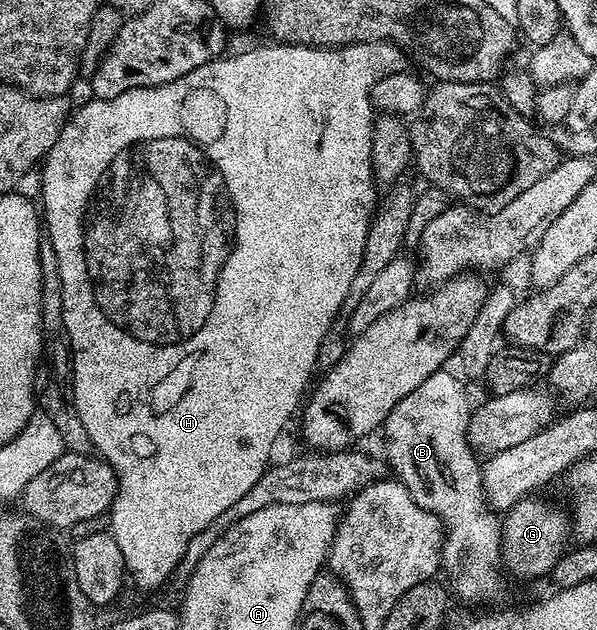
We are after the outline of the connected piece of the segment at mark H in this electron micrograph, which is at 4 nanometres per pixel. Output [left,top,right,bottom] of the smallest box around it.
[40,42,407,591]

